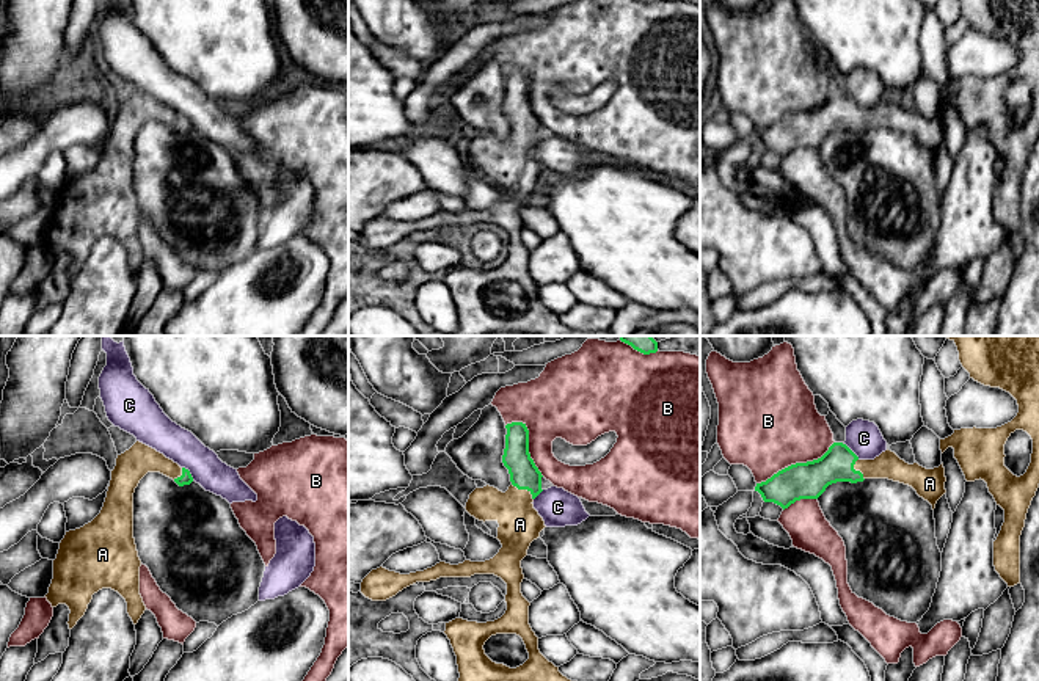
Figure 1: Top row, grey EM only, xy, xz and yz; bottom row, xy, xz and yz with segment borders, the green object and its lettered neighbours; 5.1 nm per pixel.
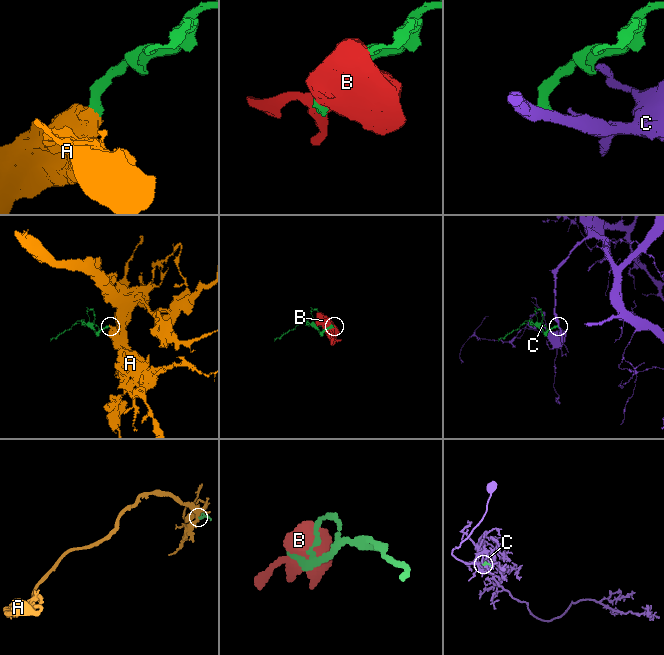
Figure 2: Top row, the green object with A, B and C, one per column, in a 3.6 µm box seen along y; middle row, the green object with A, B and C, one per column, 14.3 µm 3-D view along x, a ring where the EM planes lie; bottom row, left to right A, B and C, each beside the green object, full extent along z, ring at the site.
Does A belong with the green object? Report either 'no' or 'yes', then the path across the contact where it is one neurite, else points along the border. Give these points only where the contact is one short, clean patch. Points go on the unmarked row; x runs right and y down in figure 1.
yes; way xz (524, 123), (524, 137), (520, 143), (520, 173)

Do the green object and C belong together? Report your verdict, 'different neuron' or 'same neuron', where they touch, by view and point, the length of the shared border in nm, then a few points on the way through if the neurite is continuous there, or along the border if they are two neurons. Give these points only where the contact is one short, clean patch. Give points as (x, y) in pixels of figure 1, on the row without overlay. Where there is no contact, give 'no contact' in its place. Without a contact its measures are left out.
different neuron | xy (189, 121) | 90 nm | along xy (182, 115), (193, 127)

